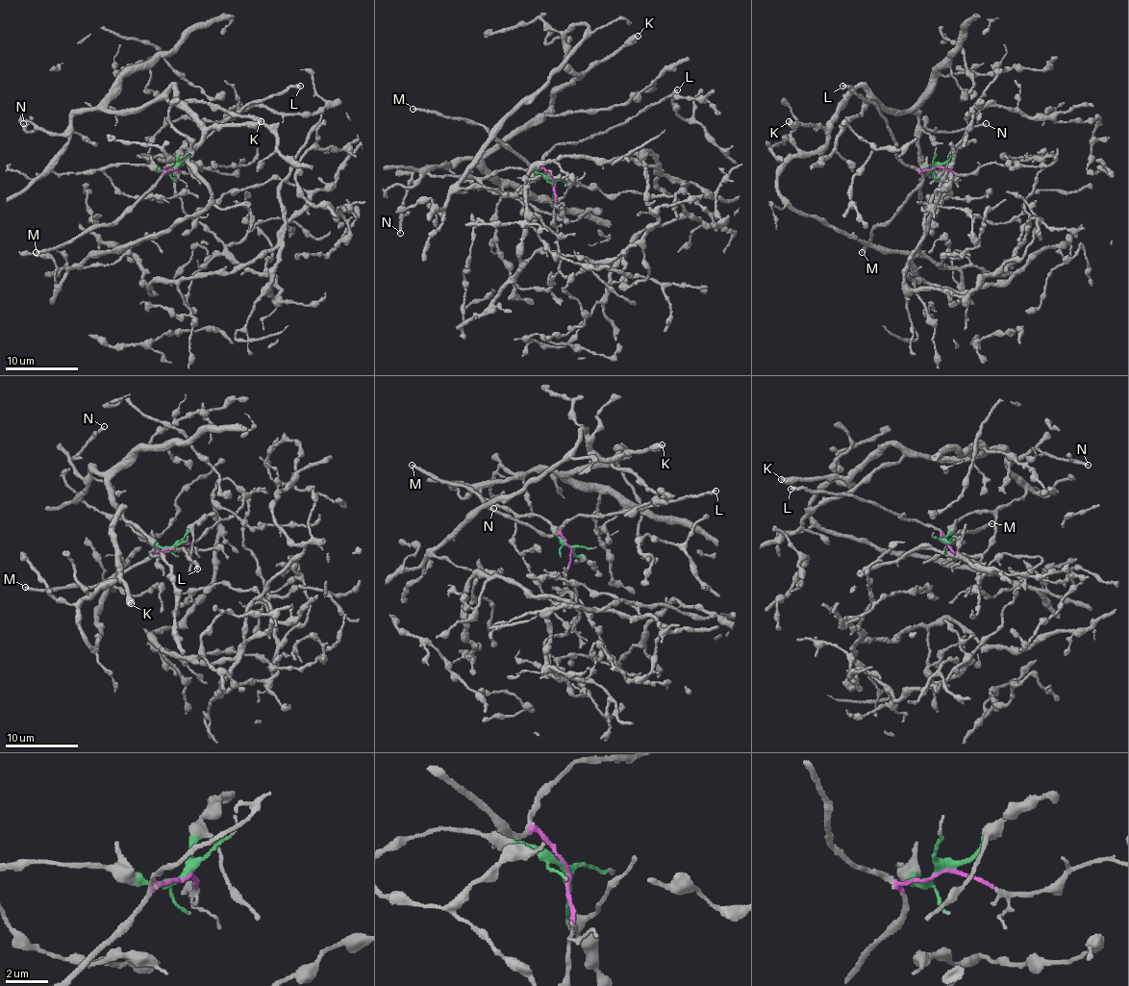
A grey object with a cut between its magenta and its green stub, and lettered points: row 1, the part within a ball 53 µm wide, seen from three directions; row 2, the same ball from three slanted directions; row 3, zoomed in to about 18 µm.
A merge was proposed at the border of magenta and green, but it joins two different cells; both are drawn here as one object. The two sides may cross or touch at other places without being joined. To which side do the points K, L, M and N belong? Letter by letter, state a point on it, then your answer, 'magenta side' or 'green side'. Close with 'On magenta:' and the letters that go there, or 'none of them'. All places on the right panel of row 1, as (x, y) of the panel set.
K: at (789, 121); green side
L: at (842, 86); magenta side
M: at (862, 252); magenta side
N: at (986, 123); green side
On magenta: L, M

